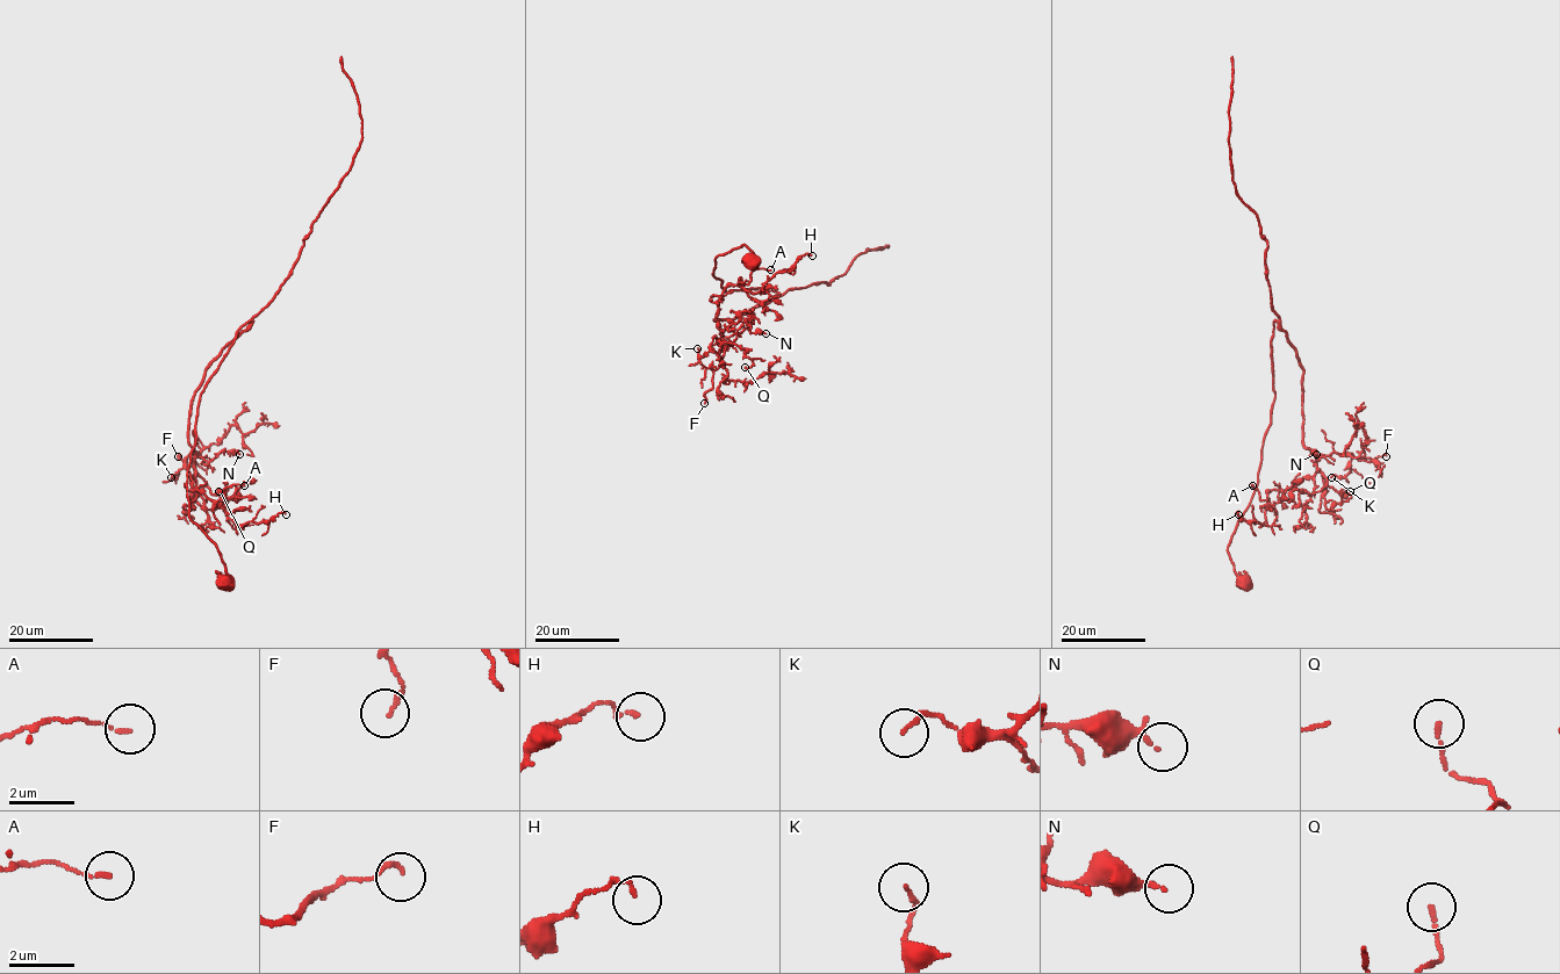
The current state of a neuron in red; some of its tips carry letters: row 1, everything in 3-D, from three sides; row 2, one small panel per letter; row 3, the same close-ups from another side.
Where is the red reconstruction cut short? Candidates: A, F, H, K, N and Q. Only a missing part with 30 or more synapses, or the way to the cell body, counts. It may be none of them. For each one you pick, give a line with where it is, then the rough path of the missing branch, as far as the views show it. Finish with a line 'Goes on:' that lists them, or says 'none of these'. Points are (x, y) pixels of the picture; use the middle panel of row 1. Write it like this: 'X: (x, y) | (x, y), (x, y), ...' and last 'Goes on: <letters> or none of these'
Goes on: none of these

